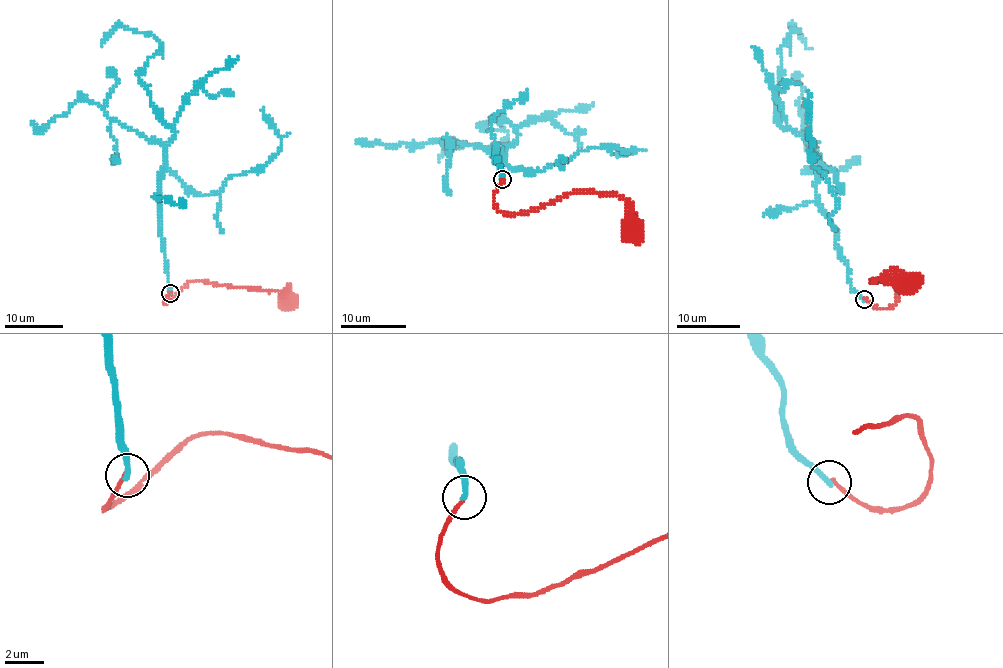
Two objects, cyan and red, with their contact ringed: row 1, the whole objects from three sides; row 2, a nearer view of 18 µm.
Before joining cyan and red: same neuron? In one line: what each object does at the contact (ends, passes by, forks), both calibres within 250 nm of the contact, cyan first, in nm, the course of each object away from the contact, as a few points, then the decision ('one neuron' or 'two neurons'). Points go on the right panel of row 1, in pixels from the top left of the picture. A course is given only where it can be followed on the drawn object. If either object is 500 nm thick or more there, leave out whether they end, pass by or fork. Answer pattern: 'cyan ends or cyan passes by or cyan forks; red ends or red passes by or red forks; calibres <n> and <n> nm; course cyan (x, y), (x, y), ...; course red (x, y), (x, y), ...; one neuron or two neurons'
cyan ends; red ends; calibres 320 and 180 nm; course cyan (864, 298), (818, 197), (818, 157), (781, 125), (775, 107), (791, 26), (811, 49); course red (864, 298), (877, 307), (890, 307), (896, 300), (897, 291), (890, 276), (873, 283), (870, 280), (907, 281); two neurons

